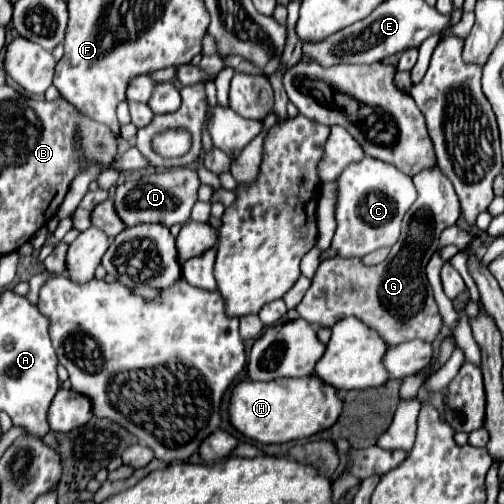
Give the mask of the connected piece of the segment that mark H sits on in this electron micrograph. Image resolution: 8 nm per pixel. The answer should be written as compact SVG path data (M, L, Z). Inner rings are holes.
M315 374L307 378L277 378L271 382L243 380L233 390L229 418L231 424L247 438L263 444L283 444L329 430L343 408L339 398L339 392L331 390L331 386L323 386Z

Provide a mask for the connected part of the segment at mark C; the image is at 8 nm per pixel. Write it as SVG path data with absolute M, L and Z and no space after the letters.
M365 156L363 160L347 166L335 184L337 230L331 248L335 248L343 258L363 258L365 254L379 248L391 248L399 238L405 212L417 198L411 178L387 162Z

